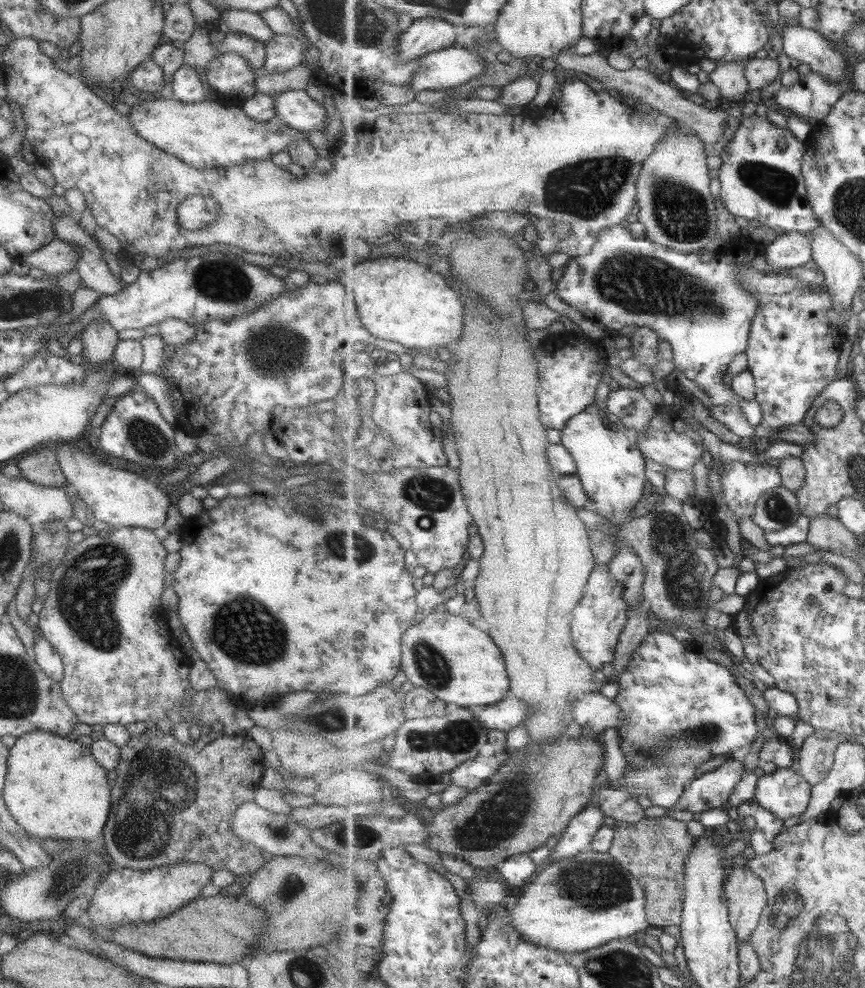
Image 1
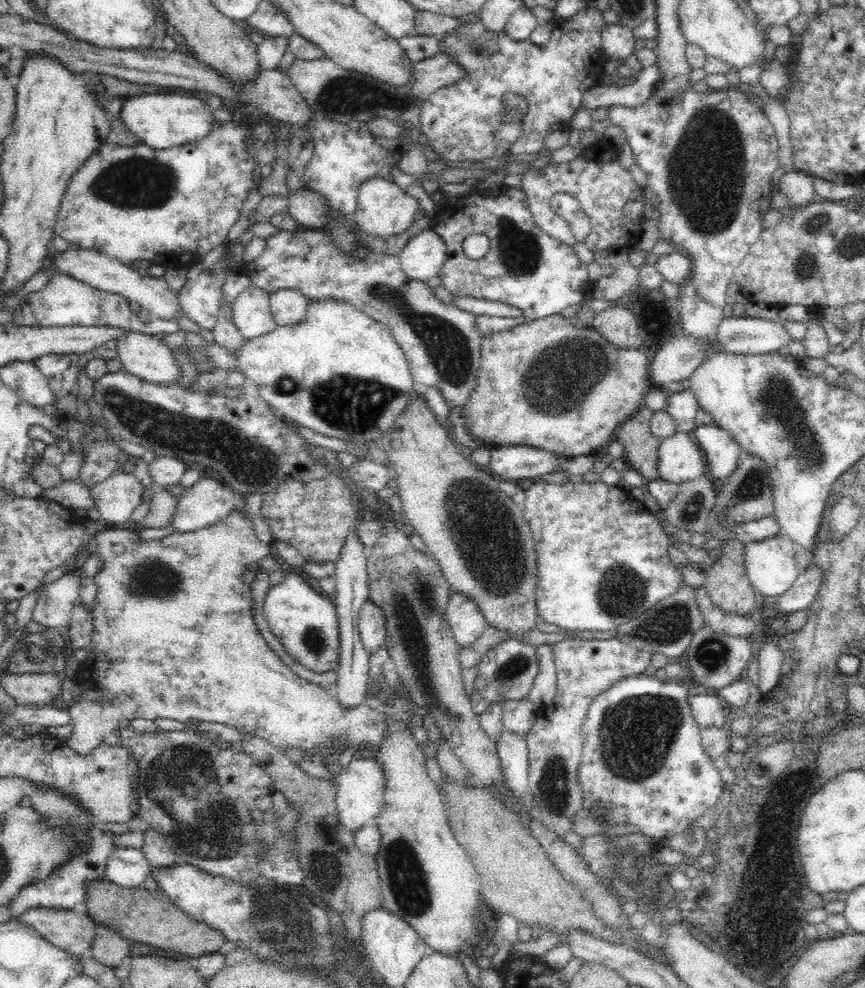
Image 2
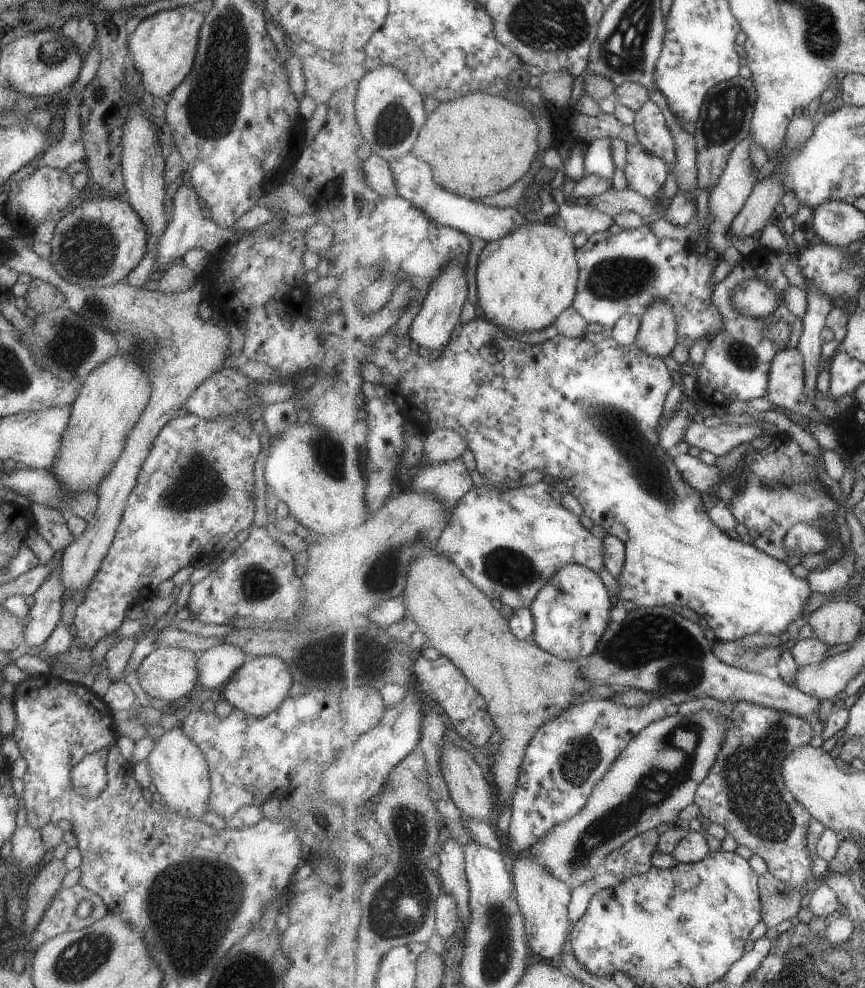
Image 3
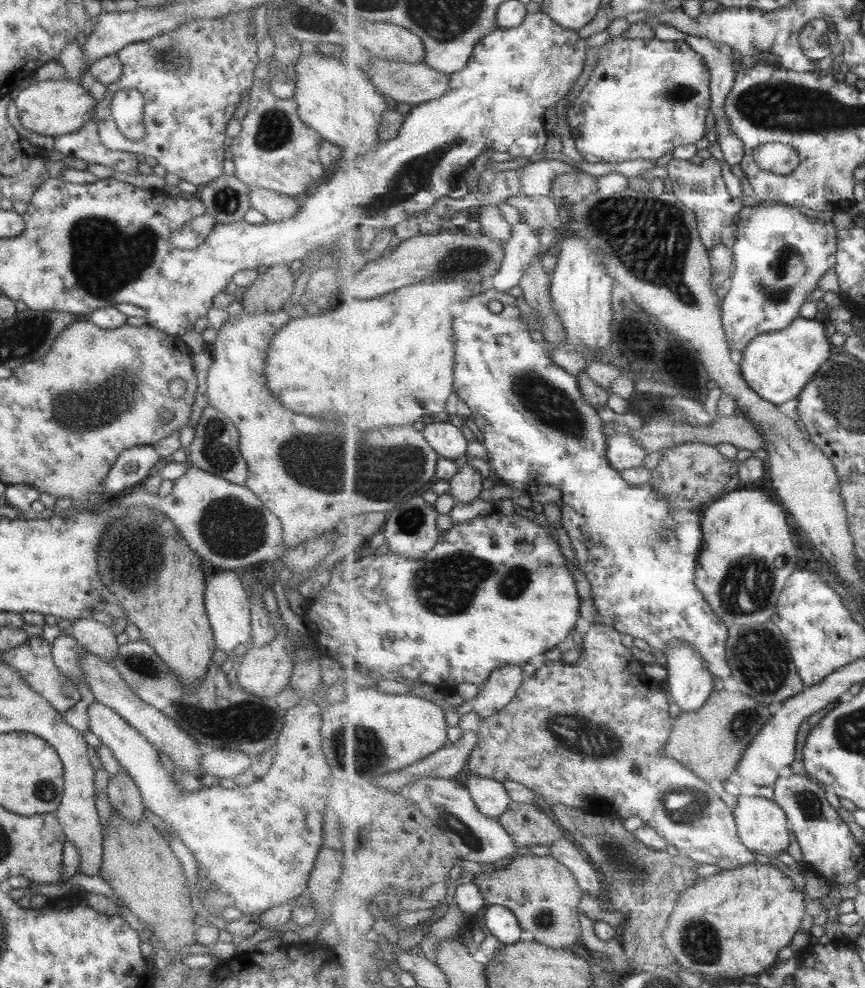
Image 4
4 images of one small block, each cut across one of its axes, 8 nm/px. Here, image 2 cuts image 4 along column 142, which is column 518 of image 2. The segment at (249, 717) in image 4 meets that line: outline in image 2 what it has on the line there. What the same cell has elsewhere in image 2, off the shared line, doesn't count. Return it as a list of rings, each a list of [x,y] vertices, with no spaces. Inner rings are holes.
[[[508,638],[496,643],[494,648],[490,648],[474,670],[476,679],[473,694],[469,698],[472,711],[479,716],[494,702],[520,701],[526,698],[532,690],[540,665],[534,645],[523,643],[516,638]]]

